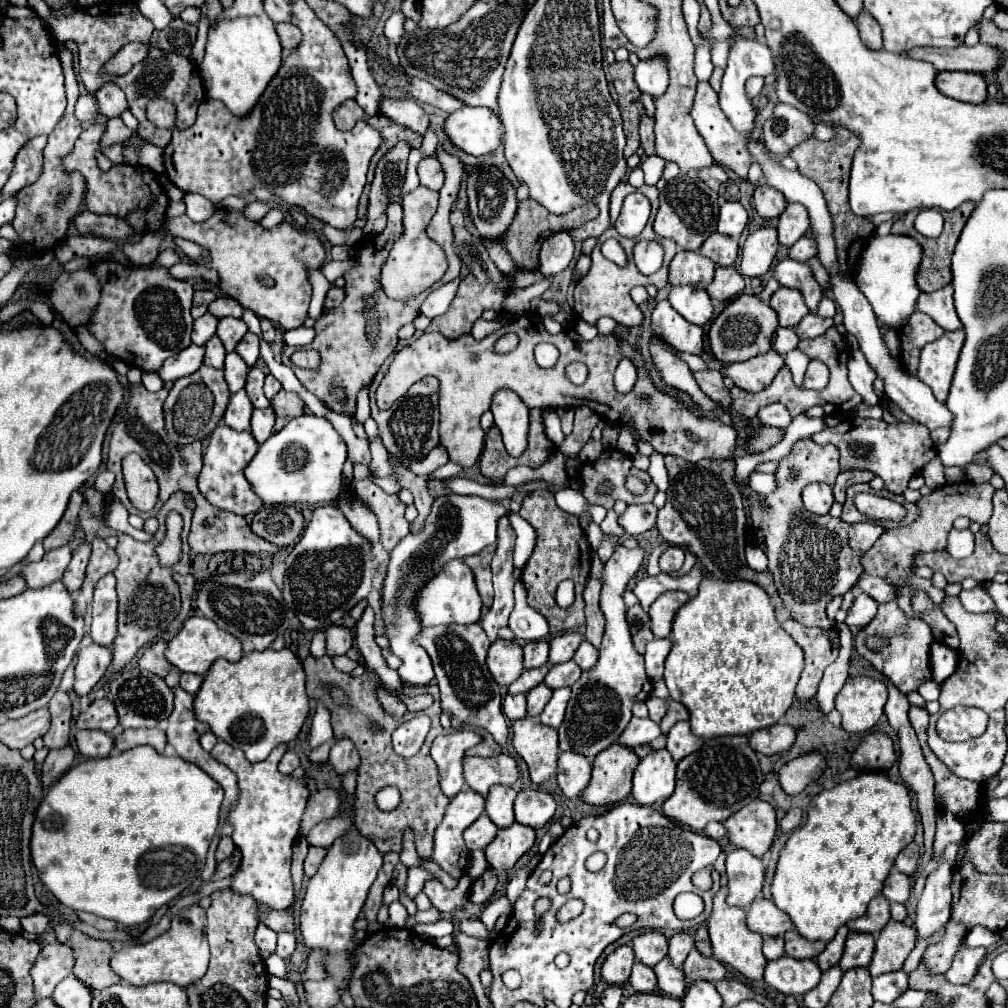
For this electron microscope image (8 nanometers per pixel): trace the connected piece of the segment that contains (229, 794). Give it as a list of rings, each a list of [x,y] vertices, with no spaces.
[[[173,688],[173,694],[175,694],[175,708],[173,708],[173,712],[171,712],[171,716],[169,716],[169,728],[167,728],[167,742],[177,750],[177,754],[183,758],[183,760],[187,760],[187,762],[191,762],[191,764],[195,764],[195,766],[199,766],[201,770],[205,770],[215,782],[219,782],[221,784],[221,788],[225,790],[225,800],[223,800],[223,814],[221,814],[221,824],[225,824],[225,814],[227,814],[227,808],[231,806],[231,804],[235,804],[237,802],[237,778],[235,778],[235,774],[227,768],[227,766],[221,766],[219,762],[215,762],[213,758],[211,758],[211,754],[209,752],[205,752],[203,748],[201,748],[201,744],[199,744],[199,736],[201,734],[205,734],[205,732],[209,732],[209,726],[207,724],[203,724],[203,722],[199,722],[197,718],[195,718],[195,714],[193,714],[193,694],[189,694],[189,692],[185,692],[185,690],[181,690],[181,688]]]

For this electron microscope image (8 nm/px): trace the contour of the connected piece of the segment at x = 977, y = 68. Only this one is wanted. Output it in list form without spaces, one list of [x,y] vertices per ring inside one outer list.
[[[975,44],[975,46],[955,46],[955,48],[931,48],[921,46],[905,52],[905,56],[913,60],[925,60],[935,66],[937,72],[943,70],[965,70],[965,72],[979,72],[991,74],[1001,64],[1001,52],[991,46]]]

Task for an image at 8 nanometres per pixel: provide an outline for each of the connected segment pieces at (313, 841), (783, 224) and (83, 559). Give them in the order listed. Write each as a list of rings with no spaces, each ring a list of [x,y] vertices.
[[[343,812],[341,816],[331,818],[331,820],[323,820],[309,830],[307,842],[309,842],[309,846],[329,848],[331,842],[335,842],[335,838],[339,838],[345,832],[345,828],[349,828],[349,824],[351,824],[349,812]]]
[[[787,204],[785,212],[779,216],[779,244],[793,246],[809,230],[809,214],[801,204]]]
[[[83,542],[81,546],[77,546],[77,550],[73,552],[73,558],[71,558],[71,564],[67,566],[61,582],[67,586],[69,592],[77,592],[83,584],[83,578],[85,578],[85,570],[87,570],[87,562],[89,562],[89,556],[91,556],[91,546],[89,542]]]

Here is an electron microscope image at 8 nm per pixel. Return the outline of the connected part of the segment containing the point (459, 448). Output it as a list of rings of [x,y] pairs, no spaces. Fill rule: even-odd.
[[[523,314],[511,324],[499,328],[497,332],[485,336],[483,340],[475,340],[471,334],[463,334],[457,340],[449,340],[437,332],[425,332],[413,344],[401,348],[395,354],[393,364],[389,366],[385,378],[381,380],[375,396],[379,410],[387,410],[393,402],[411,388],[413,382],[421,380],[421,376],[435,376],[439,380],[439,408],[441,408],[441,446],[447,450],[449,460],[461,464],[463,468],[473,466],[483,450],[485,432],[479,424],[483,412],[489,410],[493,394],[501,388],[515,390],[515,394],[527,404],[527,408],[577,408],[589,406],[603,420],[631,424],[641,440],[645,440],[661,454],[675,454],[687,462],[699,462],[703,458],[731,458],[735,450],[737,432],[733,426],[727,426],[719,420],[697,418],[675,398],[659,392],[653,382],[647,378],[641,356],[631,350],[629,344],[623,342],[619,348],[615,336],[593,338],[593,342],[583,340],[575,330],[563,330],[553,336],[545,330],[545,326],[533,318],[535,314]],[[515,332],[519,336],[519,346],[509,354],[495,354],[493,344],[499,336]],[[539,342],[553,342],[559,348],[559,360],[553,368],[537,366],[533,358],[533,348]],[[527,352],[527,354],[525,354]],[[479,354],[479,358],[473,358]],[[627,356],[635,366],[639,366],[639,380],[629,394],[619,394],[613,386],[613,372],[621,360]],[[571,362],[583,362],[589,368],[589,376],[585,386],[575,386],[565,376],[565,366]],[[693,434],[693,436],[687,436]]]

